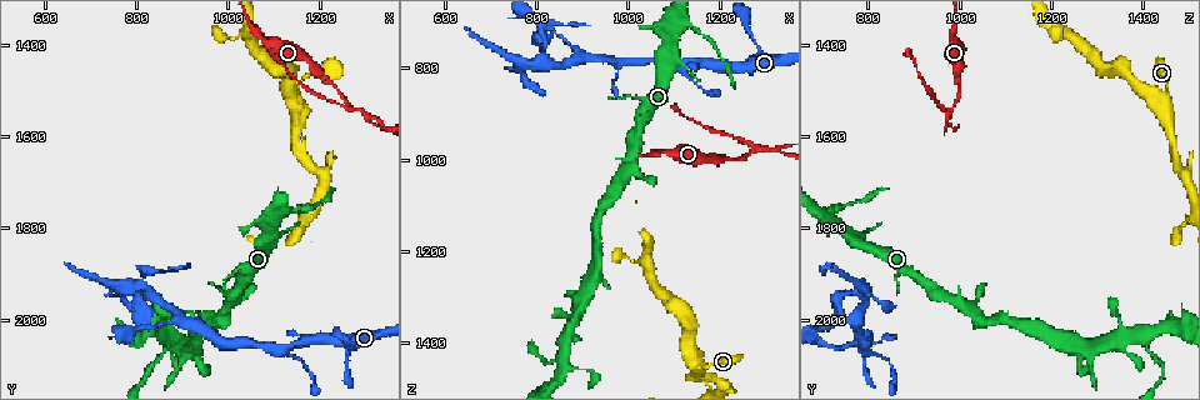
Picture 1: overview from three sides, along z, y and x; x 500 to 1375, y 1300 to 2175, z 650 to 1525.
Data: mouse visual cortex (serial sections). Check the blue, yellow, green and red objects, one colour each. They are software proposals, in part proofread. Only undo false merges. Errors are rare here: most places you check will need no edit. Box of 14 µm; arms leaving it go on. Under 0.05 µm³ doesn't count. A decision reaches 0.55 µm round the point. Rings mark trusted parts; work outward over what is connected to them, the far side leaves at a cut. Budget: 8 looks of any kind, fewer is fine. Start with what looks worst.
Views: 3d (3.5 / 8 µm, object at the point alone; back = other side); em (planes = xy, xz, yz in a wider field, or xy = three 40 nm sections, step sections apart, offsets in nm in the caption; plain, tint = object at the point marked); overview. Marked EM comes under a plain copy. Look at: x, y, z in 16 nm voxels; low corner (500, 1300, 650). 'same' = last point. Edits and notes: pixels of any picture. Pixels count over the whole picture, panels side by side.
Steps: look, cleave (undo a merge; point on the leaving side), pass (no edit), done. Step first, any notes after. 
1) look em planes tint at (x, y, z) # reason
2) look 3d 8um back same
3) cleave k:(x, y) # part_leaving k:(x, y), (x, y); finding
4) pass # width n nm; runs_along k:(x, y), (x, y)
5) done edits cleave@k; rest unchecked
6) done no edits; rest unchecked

look 3d 3.5um at (1275, 1540, 975) # arms part here

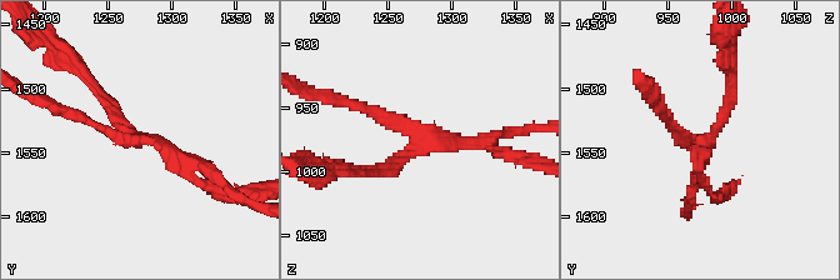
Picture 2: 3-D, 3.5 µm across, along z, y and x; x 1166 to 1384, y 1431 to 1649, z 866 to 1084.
look em xy step 1 tint at (1274, 1538, 980)

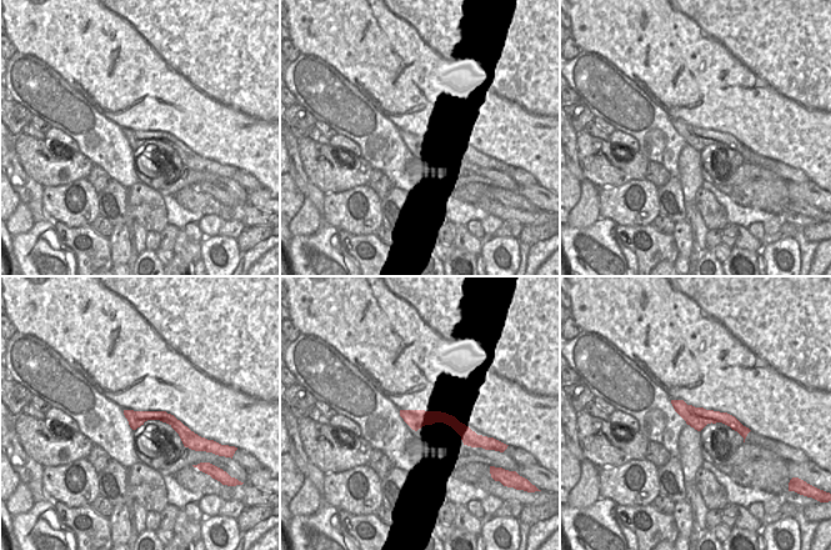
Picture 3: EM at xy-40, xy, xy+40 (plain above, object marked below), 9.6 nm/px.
cleave 2:(526, 156) # border 3:(168, 414), (141, 419), (135, 415); two cells meet here

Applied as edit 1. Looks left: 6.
look overview

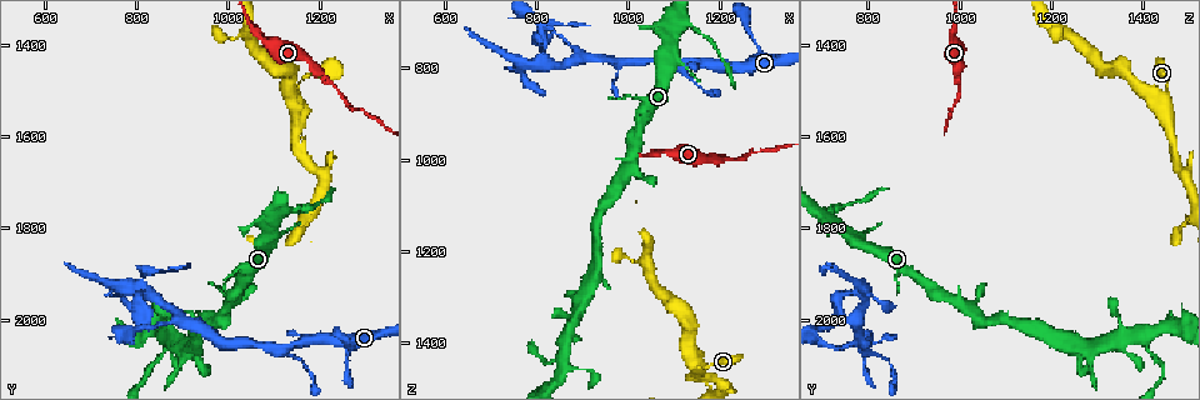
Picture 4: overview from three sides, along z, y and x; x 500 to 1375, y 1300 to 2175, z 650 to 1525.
look 3d 3.5um at (1135, 2055, 780)

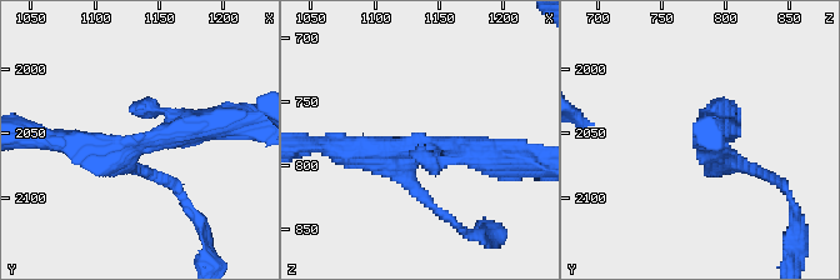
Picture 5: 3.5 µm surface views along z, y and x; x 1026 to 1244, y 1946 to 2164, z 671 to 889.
look em xy step 1 tint at (1132, 2056, 788) # arms 3; arm_widths 150, 300, 350 nm; shape alone is not enough

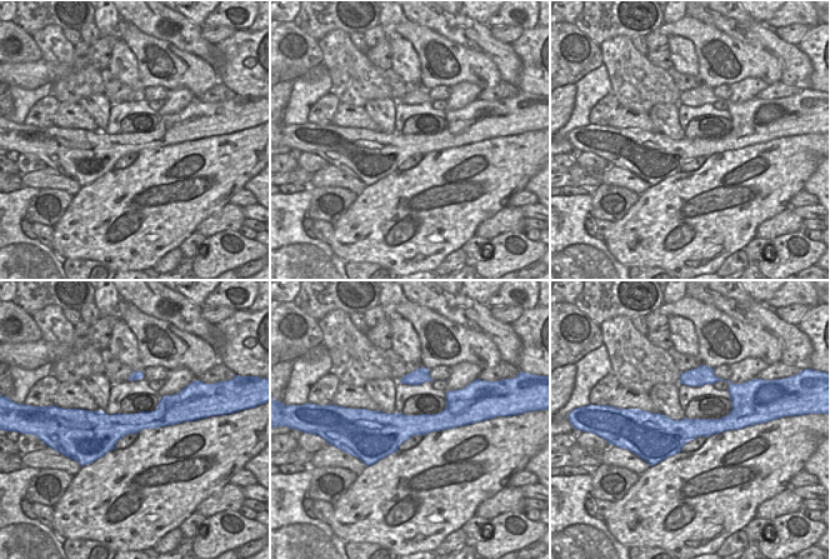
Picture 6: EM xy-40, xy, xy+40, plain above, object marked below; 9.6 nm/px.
look em xy step 2 tint same # cut it another way

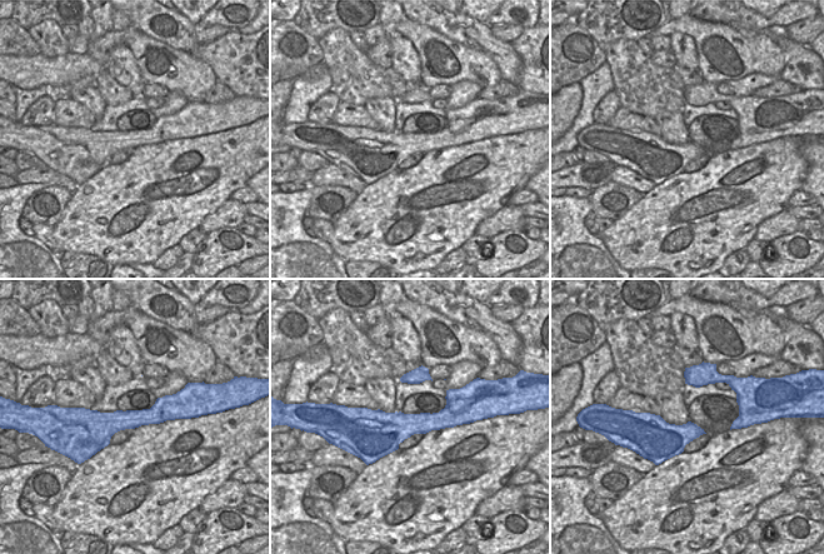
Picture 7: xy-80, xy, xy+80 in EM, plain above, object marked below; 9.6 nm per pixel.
pass # runs_along 7:(76, 415), (184, 415); all the same cell

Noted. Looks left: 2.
look em xy step 1 tint at (765, 1950, 810) # sharp bend

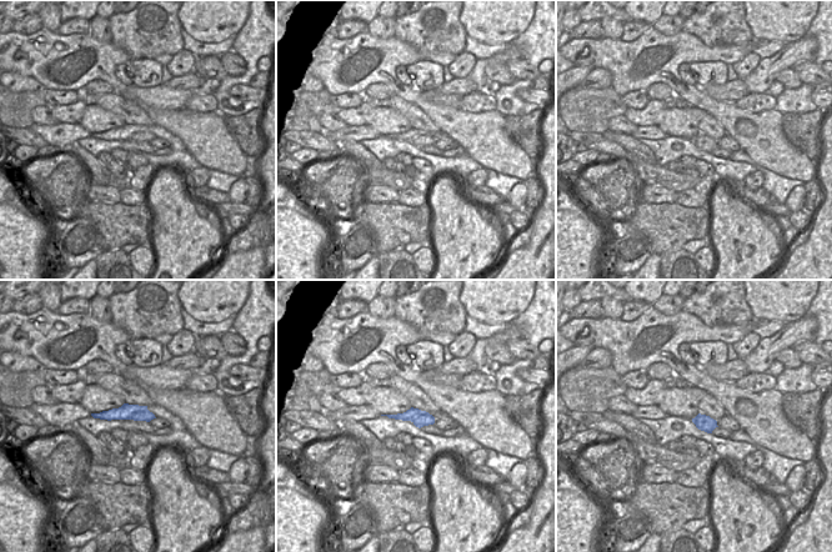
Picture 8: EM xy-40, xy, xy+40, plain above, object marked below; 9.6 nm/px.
look 3d 3.5um same # wider look

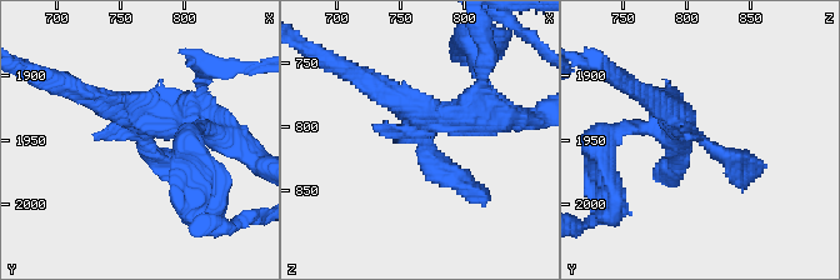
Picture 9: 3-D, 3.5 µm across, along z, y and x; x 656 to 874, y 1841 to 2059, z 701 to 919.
pass # width 160 nm; runs_along 8:(103, 415), (144, 414), (150, 416); continuous, no second cell

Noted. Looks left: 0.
done edits cleave@2; rest unchecked

